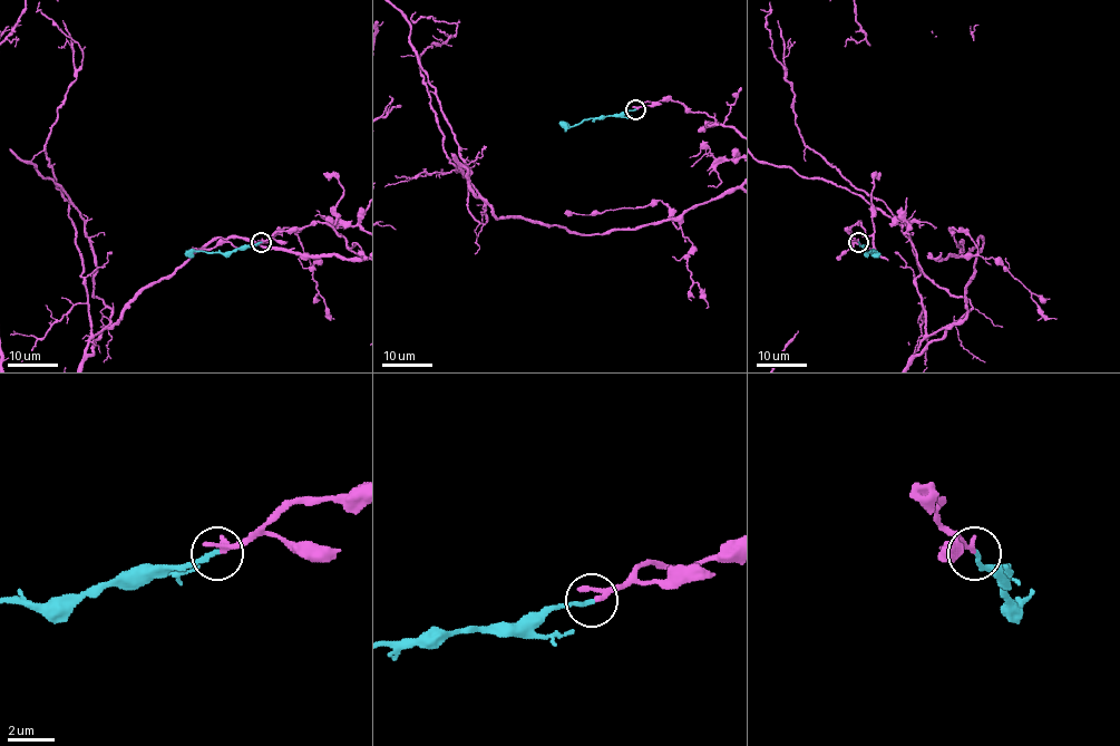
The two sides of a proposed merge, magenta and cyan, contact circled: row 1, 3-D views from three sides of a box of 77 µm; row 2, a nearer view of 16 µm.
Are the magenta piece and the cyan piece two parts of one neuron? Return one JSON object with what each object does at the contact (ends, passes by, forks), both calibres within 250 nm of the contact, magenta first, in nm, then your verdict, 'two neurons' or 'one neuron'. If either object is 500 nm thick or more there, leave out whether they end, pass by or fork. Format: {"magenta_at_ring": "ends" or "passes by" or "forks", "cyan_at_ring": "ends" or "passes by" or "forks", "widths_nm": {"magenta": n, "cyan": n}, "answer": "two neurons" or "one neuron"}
{"magenta_at_ring": "passes by", "cyan_at_ring": "ends", "widths_nm": {"magenta": 180, "cyan": 190}, "answer": "one neuron"}

